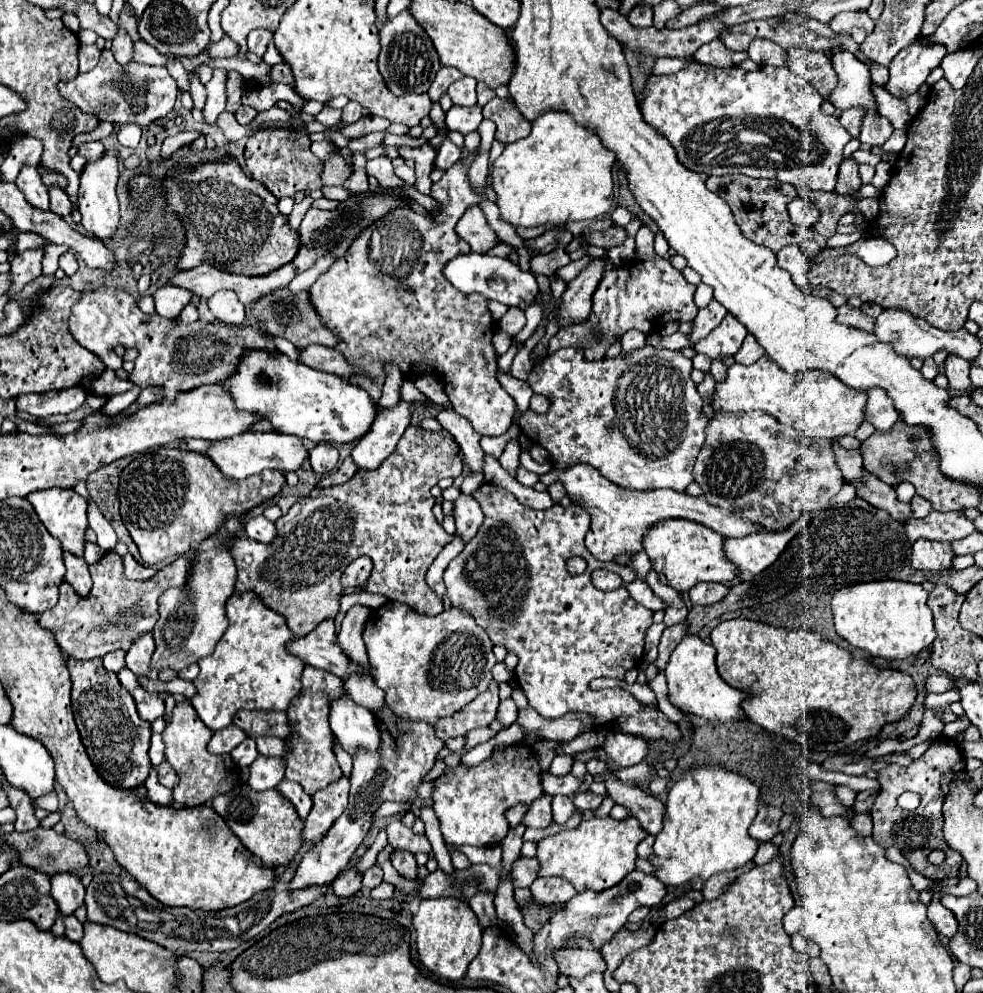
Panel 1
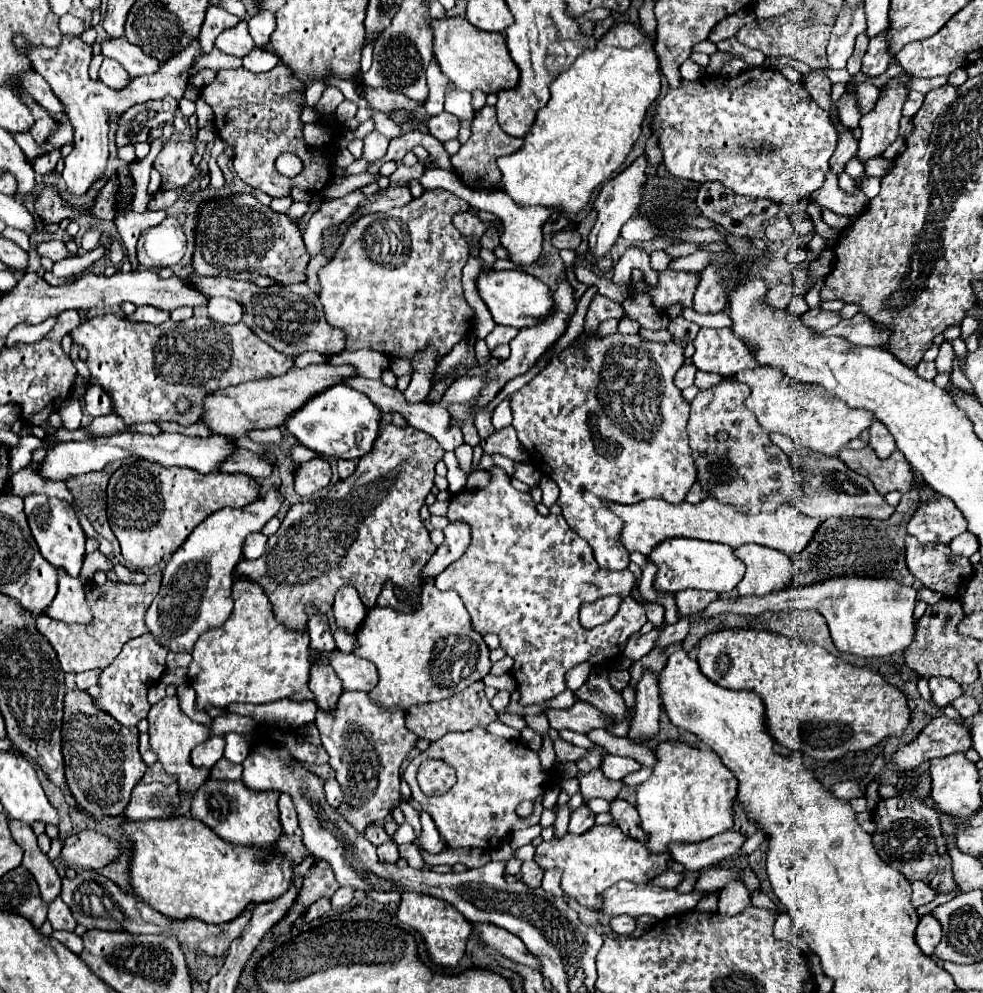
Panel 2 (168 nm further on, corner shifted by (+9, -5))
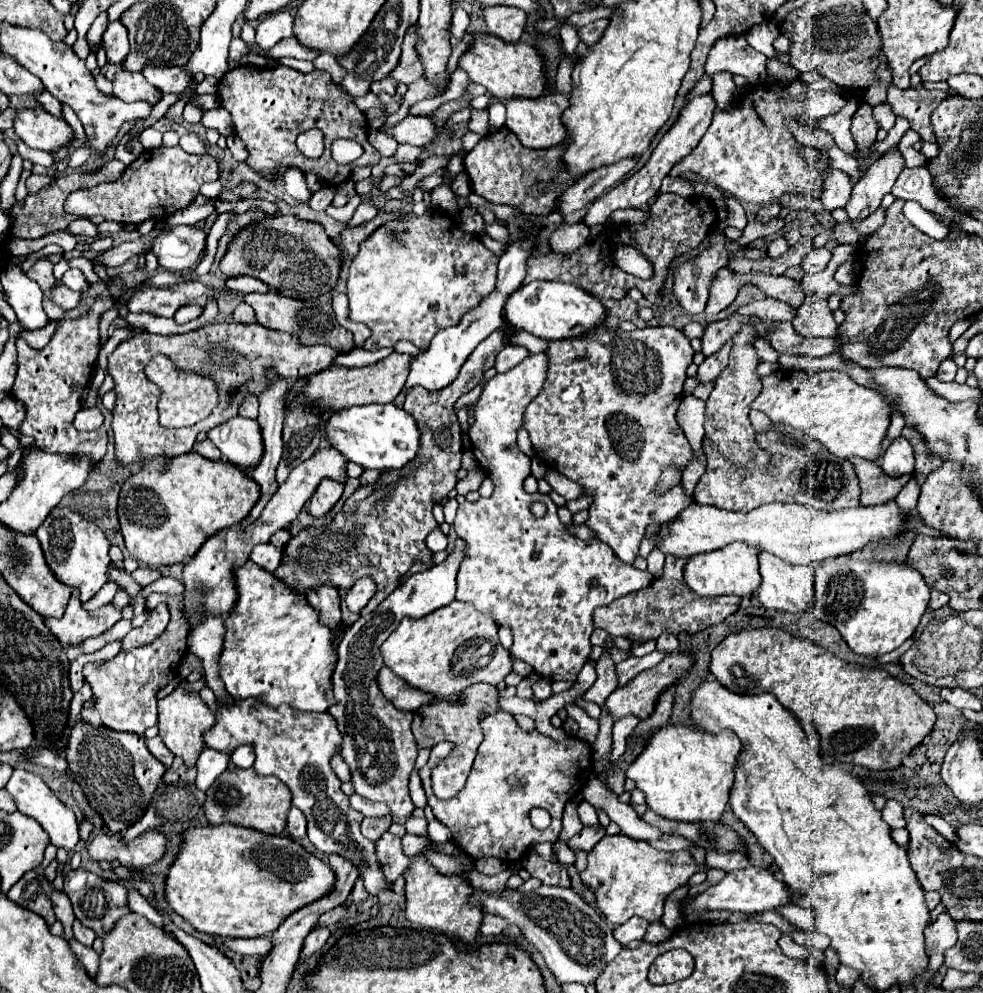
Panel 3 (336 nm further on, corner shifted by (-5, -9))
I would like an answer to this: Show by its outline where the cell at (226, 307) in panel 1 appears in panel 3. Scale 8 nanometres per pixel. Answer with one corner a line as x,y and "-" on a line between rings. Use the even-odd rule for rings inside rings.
238,304
236,306
236,310
234,310
234,314
232,314
232,318
234,318
234,322
240,322
240,324
250,324
250,322
254,322
254,310
252,310
252,306
248,306
248,304

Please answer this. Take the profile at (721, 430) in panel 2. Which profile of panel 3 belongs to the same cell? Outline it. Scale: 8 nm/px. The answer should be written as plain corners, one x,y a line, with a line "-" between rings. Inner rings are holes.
752,318
750,322
744,322
740,332
736,332
736,336
732,336
734,346
730,352
730,362
724,368
724,372
720,372
720,376
714,382
714,390
706,402
706,438
710,438
720,452
724,454
724,458
734,460
740,466
760,466
760,468
768,468
768,452
758,448
756,440
754,440
754,428
748,420
748,412
750,412
750,404
752,400
760,394
762,384
760,384
760,376
756,374
756,366
760,362
760,358
756,356
754,350
754,340
756,330
752,328
752,324
756,324
758,318

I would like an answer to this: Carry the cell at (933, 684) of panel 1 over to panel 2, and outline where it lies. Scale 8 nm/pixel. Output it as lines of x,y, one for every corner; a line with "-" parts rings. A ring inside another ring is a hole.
934,676
934,678
930,678
930,692
932,692
934,704
944,708
948,702
952,702
954,698
958,698
962,694
962,688
960,688
960,684
956,684
950,678

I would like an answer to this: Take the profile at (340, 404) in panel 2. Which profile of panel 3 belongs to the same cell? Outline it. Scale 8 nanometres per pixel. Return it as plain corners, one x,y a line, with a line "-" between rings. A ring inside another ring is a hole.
368,404
338,410
326,422
326,438
350,462
374,470
400,470
416,456
420,448
420,430
414,418
394,404

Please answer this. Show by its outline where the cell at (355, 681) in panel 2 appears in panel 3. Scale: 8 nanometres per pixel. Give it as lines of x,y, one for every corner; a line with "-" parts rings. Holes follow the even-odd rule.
382,668
380,674
378,674
378,684
380,684
380,690
382,694
400,710
408,710
408,712
416,712
416,708
422,708
422,706
428,706
428,704
434,704
434,702
440,702
440,700
446,700
448,704
456,704
460,700
460,694
458,696
446,696
446,698
440,698
440,696
428,696
426,692
416,692
416,688
412,688
410,684
406,684
404,680
400,680
400,676
396,676
390,668

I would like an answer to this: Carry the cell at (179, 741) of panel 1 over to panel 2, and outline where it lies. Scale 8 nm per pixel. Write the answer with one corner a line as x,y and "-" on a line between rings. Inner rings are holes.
172,696
172,698
164,698
160,700
158,704
154,704
148,712
148,724
150,724
150,746
152,750
156,752
158,760
162,762
164,770
172,776
176,776
176,782
178,782
178,788
180,788
180,794
184,792
194,792
198,790
208,778
210,778
210,770
208,768
198,768
192,764
190,760
190,752
194,750
194,746
206,742
210,738
210,730
194,720
190,720
178,706
178,698

